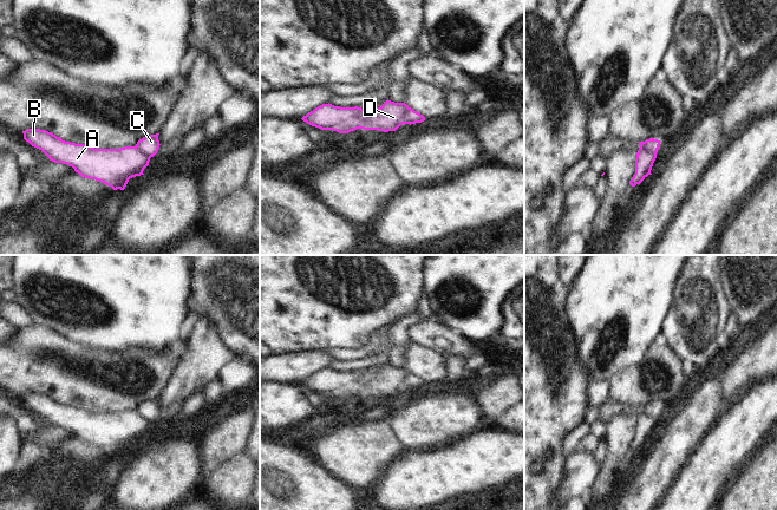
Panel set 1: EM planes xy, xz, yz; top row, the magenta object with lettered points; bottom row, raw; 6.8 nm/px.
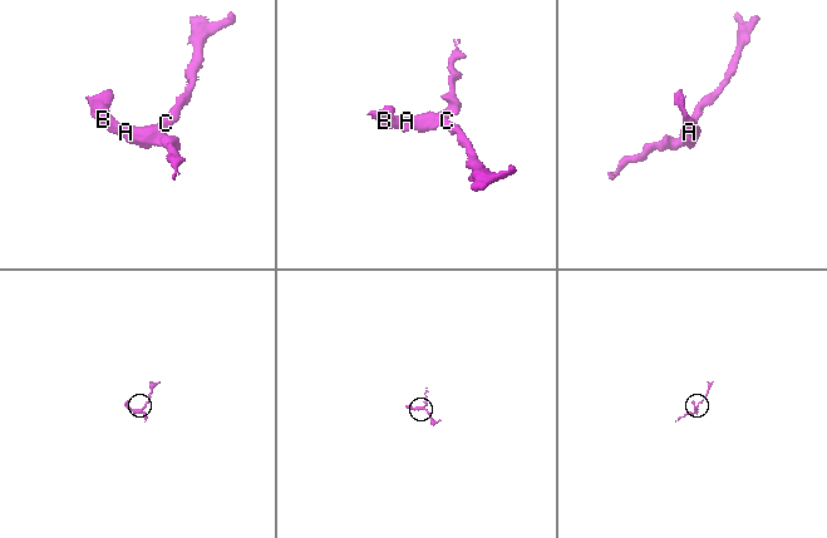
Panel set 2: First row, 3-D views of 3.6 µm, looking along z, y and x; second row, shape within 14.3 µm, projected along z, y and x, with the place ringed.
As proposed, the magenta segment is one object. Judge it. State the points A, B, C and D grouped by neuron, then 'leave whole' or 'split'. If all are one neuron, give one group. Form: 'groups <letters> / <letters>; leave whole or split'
groups A B D / C; split

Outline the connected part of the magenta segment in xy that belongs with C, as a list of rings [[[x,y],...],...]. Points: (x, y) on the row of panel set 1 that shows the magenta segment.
[[[159,133],[143,137],[137,142],[136,146],[146,156],[154,157],[161,145],[158,140],[158,135]]]

